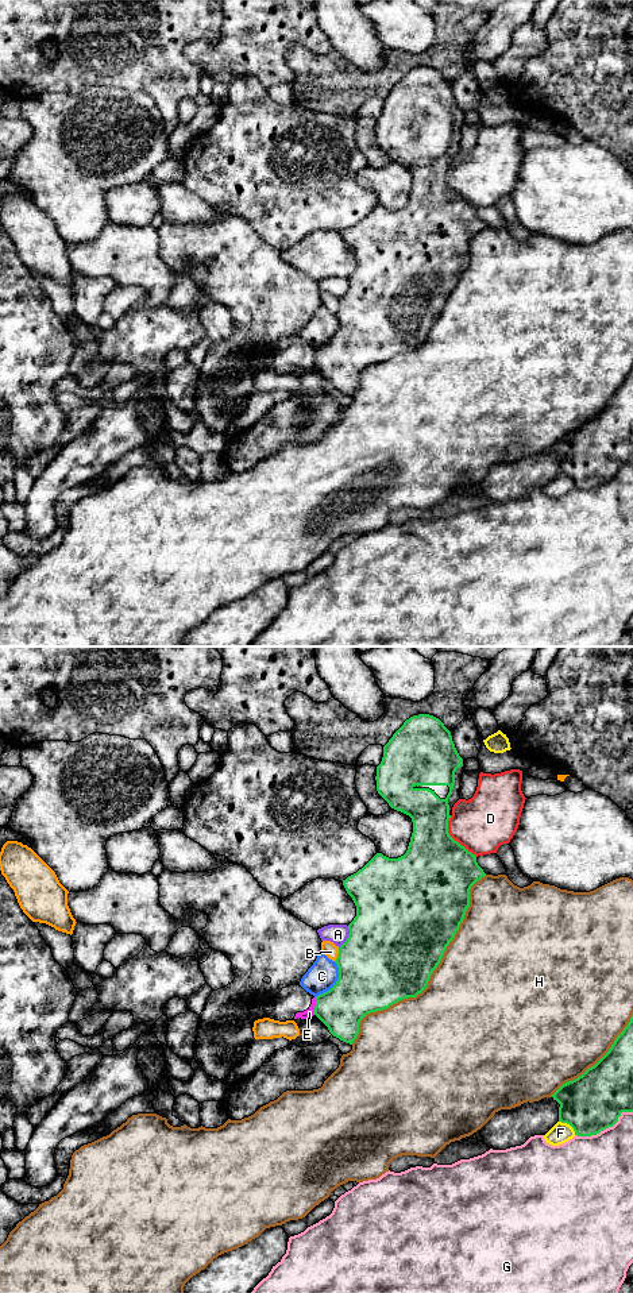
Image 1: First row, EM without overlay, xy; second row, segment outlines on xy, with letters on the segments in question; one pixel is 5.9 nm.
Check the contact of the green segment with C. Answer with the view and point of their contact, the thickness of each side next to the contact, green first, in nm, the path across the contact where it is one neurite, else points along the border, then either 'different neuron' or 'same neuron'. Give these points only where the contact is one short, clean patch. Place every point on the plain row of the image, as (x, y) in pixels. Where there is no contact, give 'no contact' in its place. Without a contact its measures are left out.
contact xy (336, 335); calibres 440 and 180 nm; different neuron

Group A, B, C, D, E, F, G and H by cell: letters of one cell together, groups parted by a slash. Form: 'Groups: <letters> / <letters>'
Groups: A / B / C / D / E / F / G / H

